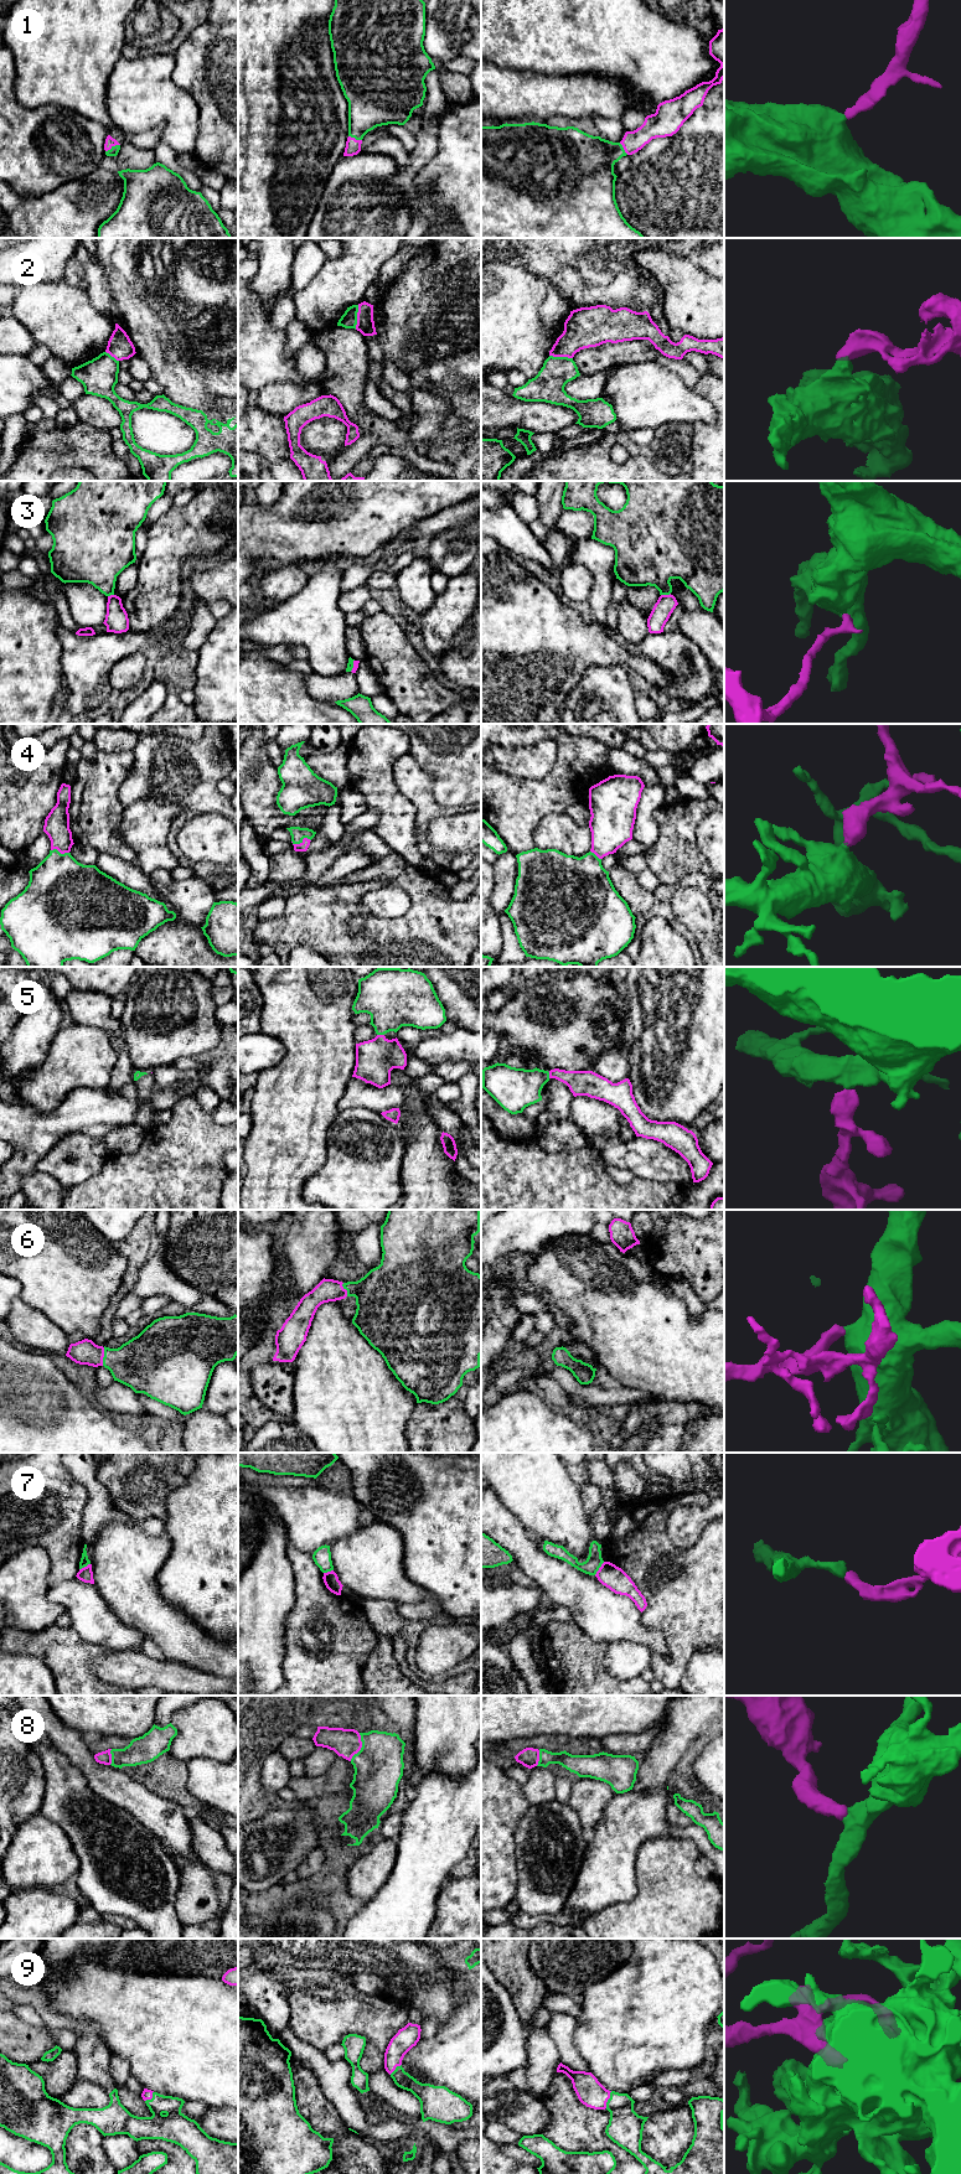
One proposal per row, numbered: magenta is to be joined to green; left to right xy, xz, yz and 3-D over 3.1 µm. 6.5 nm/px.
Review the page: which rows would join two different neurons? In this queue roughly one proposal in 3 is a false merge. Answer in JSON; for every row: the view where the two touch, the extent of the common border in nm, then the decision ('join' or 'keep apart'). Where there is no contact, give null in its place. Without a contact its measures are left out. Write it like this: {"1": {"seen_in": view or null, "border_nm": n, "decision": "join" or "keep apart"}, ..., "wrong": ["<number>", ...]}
{"1": {"seen_in": "xy", "border_nm": 110, "decision": "join"}, "2": {"seen_in": "xz", "border_nm": 160, "decision": "keep apart"}, "3": {"seen_in": "yz", "border_nm": 70, "decision": "keep apart"}, "4": {"seen_in": "xz", "border_nm": 130, "decision": "join"}, "5": {"seen_in": "xz", "border_nm": 50, "decision": "join"}, "6": {"seen_in": "xy", "border_nm": 120, "decision": "join"}, "7": {"seen_in": "yz", "border_nm": 110, "decision": "keep apart"}, "8": {"seen_in": "xz", "border_nm": 200, "decision": "join"}, "9": {"seen_in": "yz", "border_nm": 120, "decision": "join"}, "wrong": ["2", "3", "7"]}

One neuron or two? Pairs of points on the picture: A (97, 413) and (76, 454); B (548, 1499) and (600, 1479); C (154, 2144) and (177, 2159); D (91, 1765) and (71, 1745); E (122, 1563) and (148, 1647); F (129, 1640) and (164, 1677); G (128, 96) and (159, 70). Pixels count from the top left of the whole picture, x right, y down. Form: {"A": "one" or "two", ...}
{"A": "two", "B": "two", "C": "one", "D": "one", "E": "two", "F": "two", "G": "one"}

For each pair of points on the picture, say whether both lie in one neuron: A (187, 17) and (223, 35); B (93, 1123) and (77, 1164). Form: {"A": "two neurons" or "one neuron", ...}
{"A": "two neurons", "B": "two neurons"}

